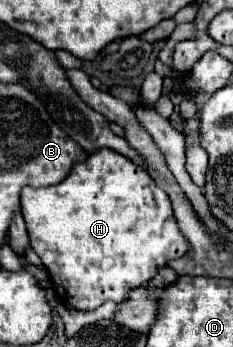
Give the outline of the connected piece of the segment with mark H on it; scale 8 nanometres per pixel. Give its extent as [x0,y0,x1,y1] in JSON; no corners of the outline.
[21,149,191,311]

